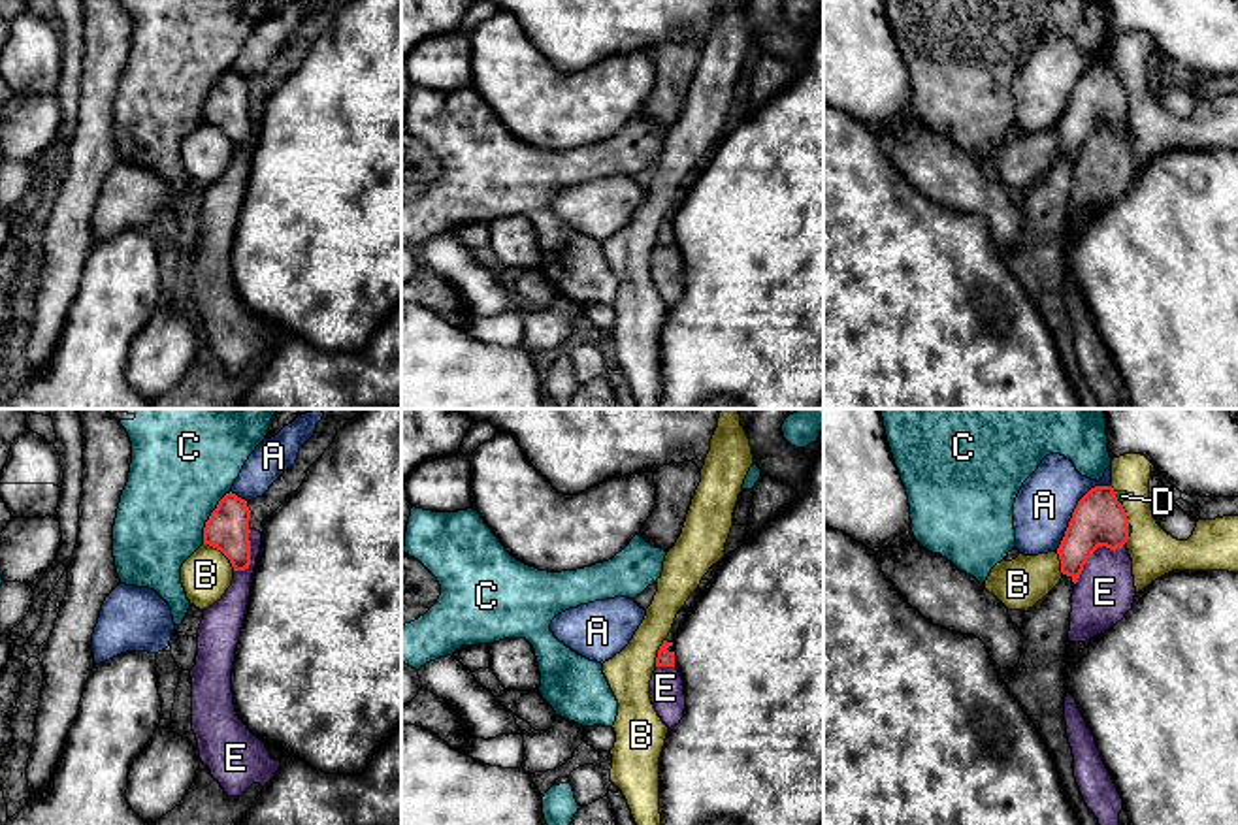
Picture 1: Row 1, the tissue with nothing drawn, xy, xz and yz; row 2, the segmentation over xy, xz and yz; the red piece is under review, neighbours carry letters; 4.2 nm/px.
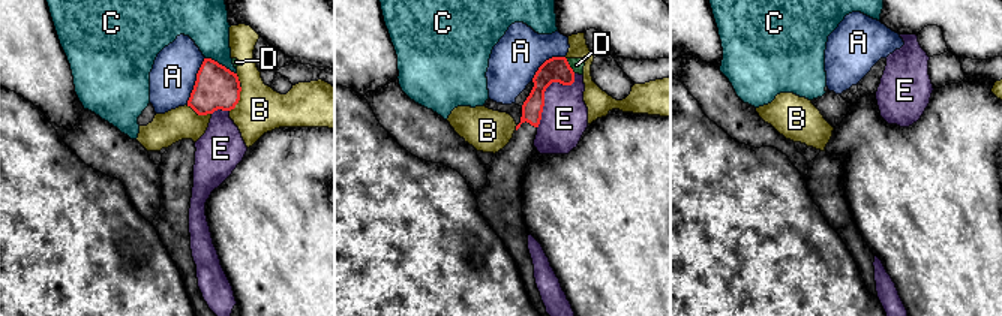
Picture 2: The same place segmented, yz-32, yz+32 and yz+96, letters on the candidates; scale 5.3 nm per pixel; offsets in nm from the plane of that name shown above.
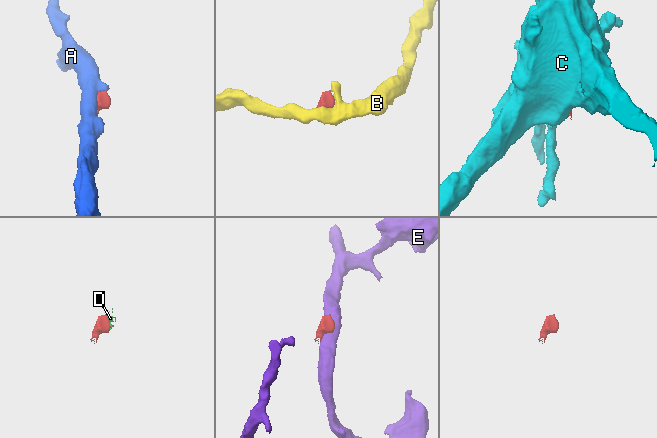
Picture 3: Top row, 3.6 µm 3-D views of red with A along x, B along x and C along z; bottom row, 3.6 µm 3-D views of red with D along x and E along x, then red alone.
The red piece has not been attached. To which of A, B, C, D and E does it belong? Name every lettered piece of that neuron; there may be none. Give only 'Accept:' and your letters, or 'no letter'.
Accept: no letter

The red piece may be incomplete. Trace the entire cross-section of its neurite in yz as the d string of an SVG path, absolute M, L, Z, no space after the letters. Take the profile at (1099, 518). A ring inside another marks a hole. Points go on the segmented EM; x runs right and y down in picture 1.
M1112 486L1091 488L1076 505L1057 548L1061 582L1025 612L1023 652L1008 682L1010 693L1050 750L1065 795L1080 825L1099 825L1074 778L1074 755L1065 721L1065 669L1072 593L1083 565L1099 546L1117 550L1129 541L1129 518Z

